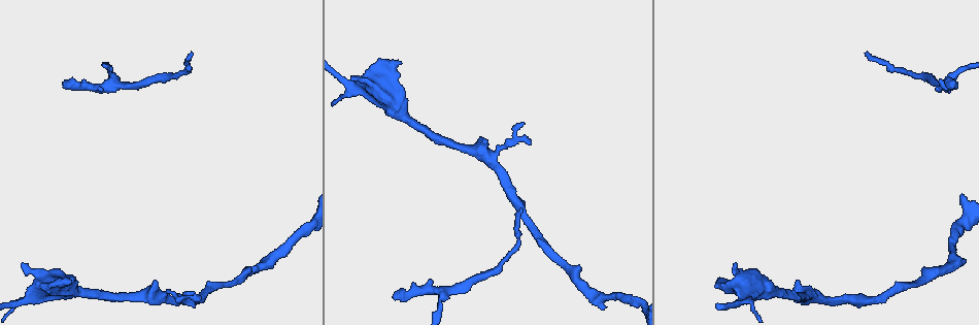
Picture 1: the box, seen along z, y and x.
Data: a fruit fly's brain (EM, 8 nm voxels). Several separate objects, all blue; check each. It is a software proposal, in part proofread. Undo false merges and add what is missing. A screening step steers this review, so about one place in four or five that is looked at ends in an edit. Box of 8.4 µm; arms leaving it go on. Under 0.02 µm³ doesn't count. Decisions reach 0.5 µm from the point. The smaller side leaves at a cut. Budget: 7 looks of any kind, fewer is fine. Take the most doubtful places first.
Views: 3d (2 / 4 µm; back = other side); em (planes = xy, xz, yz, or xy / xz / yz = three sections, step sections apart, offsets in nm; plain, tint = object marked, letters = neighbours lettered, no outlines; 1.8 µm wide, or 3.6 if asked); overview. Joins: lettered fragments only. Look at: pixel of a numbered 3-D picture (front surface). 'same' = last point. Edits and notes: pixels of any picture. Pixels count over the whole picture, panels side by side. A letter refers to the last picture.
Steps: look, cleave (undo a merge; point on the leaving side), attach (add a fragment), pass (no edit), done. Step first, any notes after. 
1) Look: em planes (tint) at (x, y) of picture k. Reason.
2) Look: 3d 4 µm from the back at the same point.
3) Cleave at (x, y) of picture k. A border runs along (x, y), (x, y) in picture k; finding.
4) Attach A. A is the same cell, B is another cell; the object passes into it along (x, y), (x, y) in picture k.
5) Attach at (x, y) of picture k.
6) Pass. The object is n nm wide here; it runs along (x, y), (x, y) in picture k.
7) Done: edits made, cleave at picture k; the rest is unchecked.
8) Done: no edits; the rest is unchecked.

Look: 3d 4 µm at (441, 292) of picture 1. Abrupt turn.

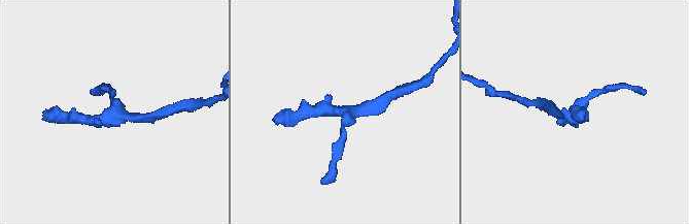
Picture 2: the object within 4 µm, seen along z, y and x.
Look: em 3.6 µm xy step 8 (tint) at (343, 114) of picture 2. Now the EM.

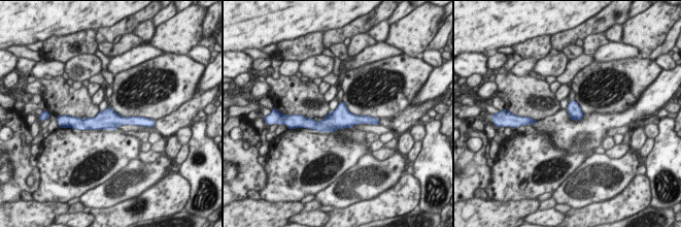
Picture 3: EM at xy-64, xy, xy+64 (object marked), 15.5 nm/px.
Look: em 3.6 µm yz step 4 (letters) at the same point. Cut it another way.

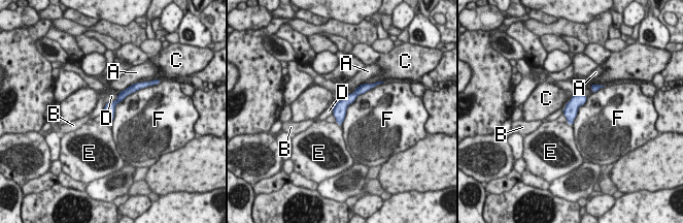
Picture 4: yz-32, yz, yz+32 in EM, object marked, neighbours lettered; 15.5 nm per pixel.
Pass. The longest contact is with F, 700 nm; A, B, C, D, E and F are other cells; a border runs along (140, 89), (115, 105), (111, 122) in picture 4; all the same neuron.

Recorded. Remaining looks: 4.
Look: em yz step 4 (letters) at (530, 141) of picture 1. Free end.

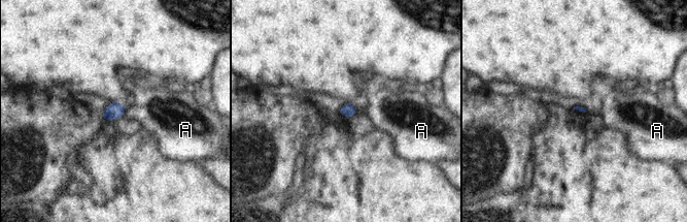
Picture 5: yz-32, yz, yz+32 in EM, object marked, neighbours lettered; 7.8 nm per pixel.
Look: em planes (letters) at the same point.

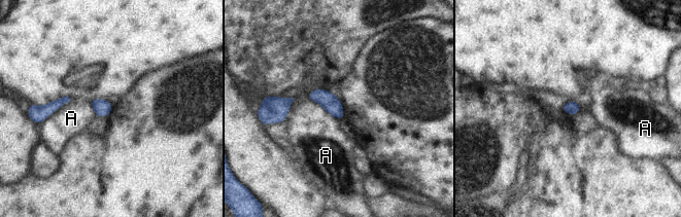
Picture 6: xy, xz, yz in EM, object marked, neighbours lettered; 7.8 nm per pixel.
Pass. A is another cell; a border runs along (71, 100), (63, 104), (38, 124) in picture 6; no lettered fragment goes on from it.

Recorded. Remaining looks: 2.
Done: no edits; the rest is unchecked.

